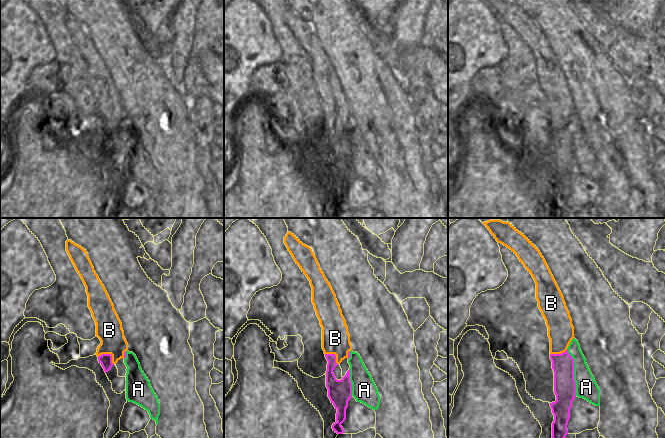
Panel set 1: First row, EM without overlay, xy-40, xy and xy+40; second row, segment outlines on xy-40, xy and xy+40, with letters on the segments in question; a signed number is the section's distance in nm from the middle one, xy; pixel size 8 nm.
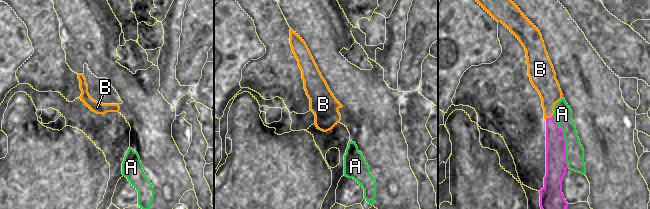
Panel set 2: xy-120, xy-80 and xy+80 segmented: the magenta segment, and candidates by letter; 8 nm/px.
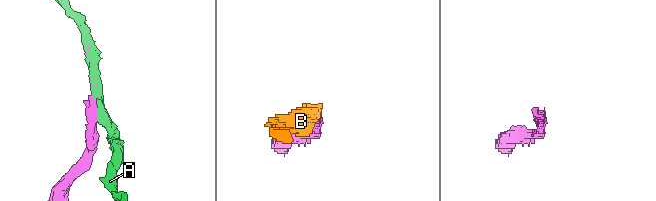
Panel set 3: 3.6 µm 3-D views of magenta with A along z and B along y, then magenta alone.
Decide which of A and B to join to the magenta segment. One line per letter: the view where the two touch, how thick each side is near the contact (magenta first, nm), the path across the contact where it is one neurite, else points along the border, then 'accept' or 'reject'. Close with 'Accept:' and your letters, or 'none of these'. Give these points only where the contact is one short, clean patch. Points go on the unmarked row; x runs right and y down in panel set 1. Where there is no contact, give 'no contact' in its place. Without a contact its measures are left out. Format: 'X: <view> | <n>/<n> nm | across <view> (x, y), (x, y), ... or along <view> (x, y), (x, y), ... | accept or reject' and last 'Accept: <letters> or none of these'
A: xy+40 | 180/180 nm | reject
B: xy-40 | 100/220 nm | accept
Accept: B

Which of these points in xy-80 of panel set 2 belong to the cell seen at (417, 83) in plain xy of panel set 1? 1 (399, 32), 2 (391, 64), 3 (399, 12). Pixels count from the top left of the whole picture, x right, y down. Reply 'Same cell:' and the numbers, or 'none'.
Same cell: none

